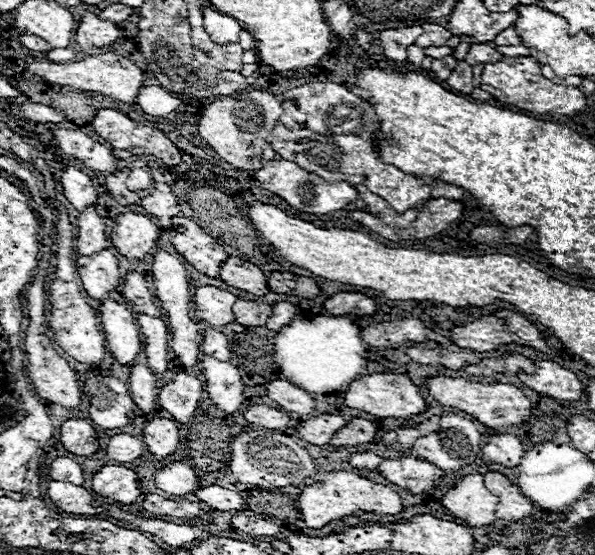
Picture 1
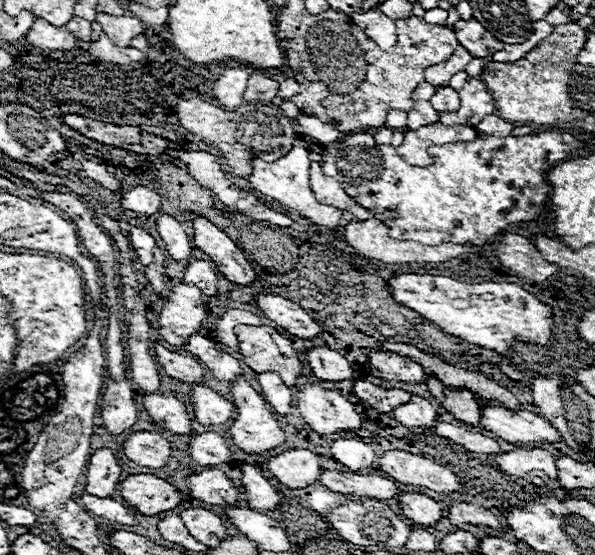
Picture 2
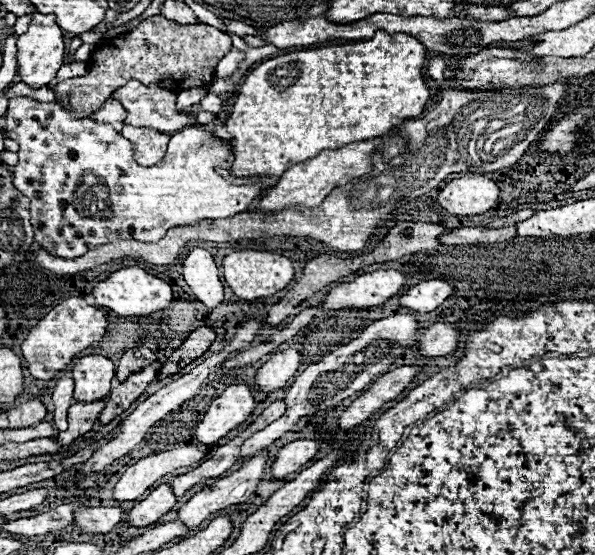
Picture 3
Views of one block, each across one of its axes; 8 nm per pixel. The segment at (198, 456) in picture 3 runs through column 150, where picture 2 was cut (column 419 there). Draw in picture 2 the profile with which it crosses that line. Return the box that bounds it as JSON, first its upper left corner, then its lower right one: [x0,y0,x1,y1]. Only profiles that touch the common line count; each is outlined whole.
[378,450,464,492]

